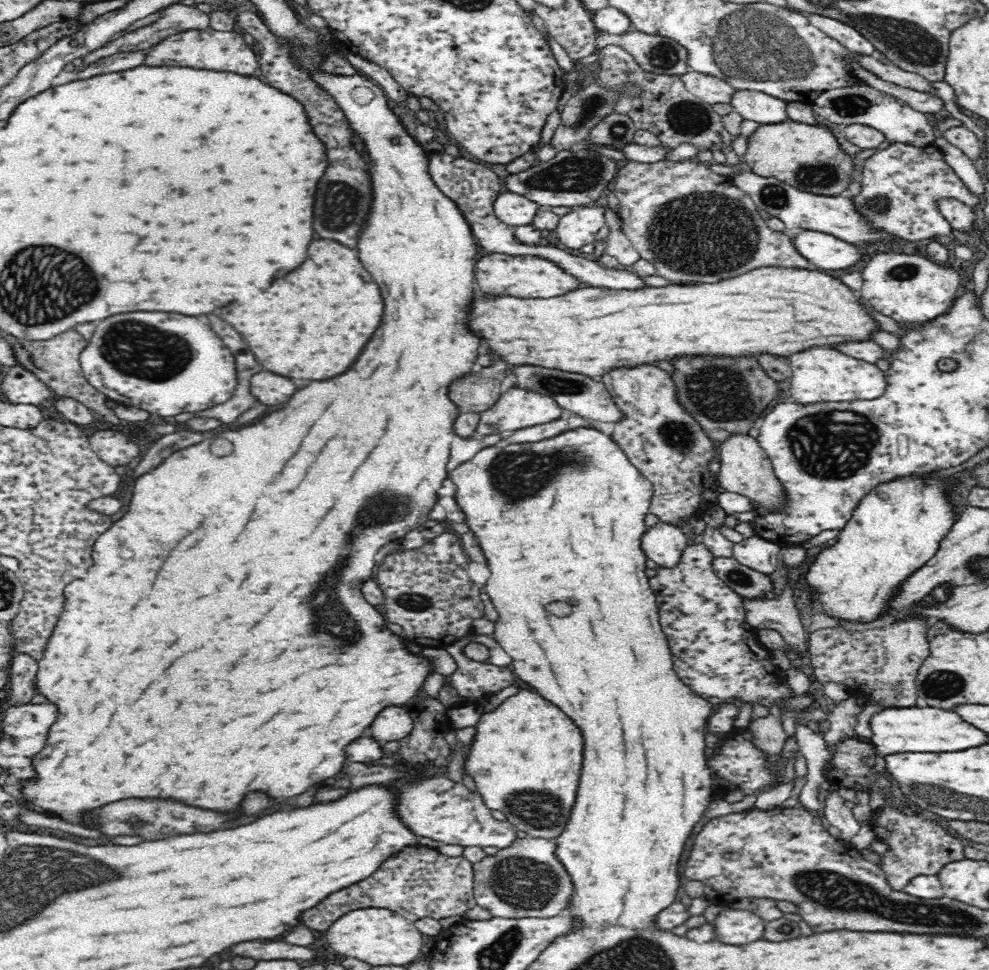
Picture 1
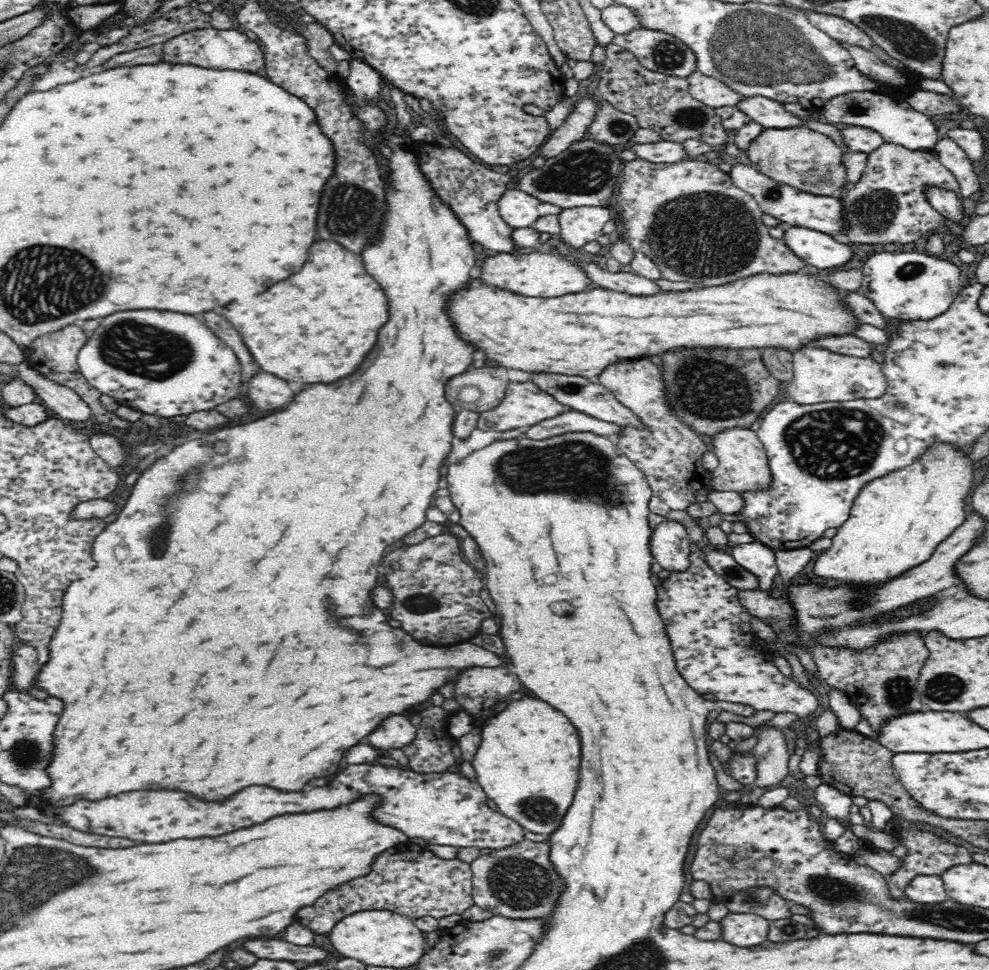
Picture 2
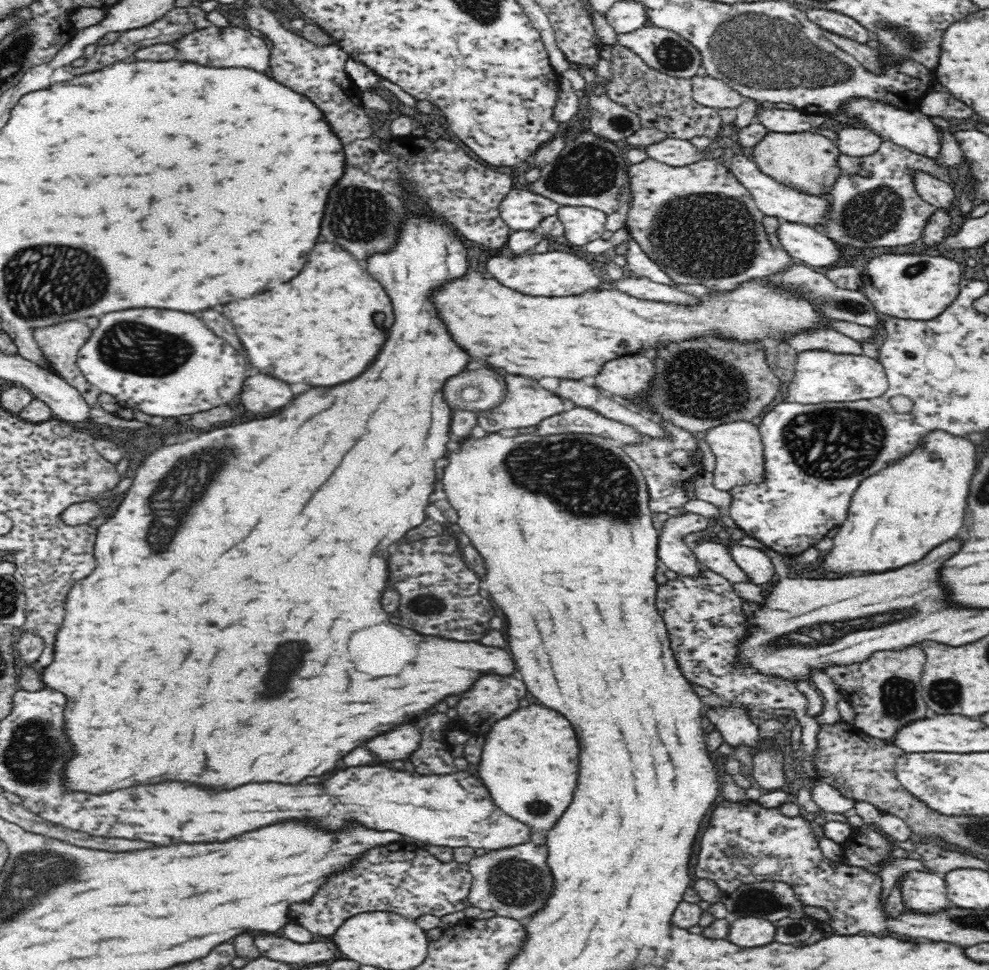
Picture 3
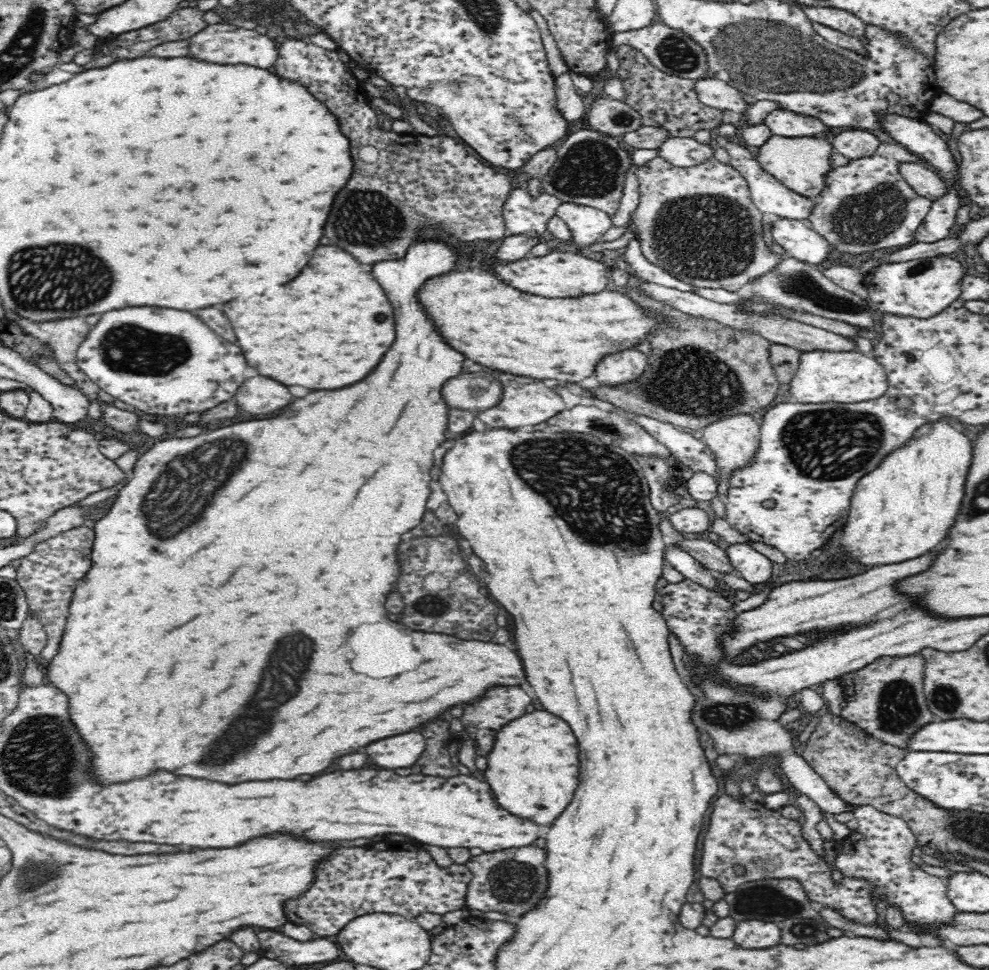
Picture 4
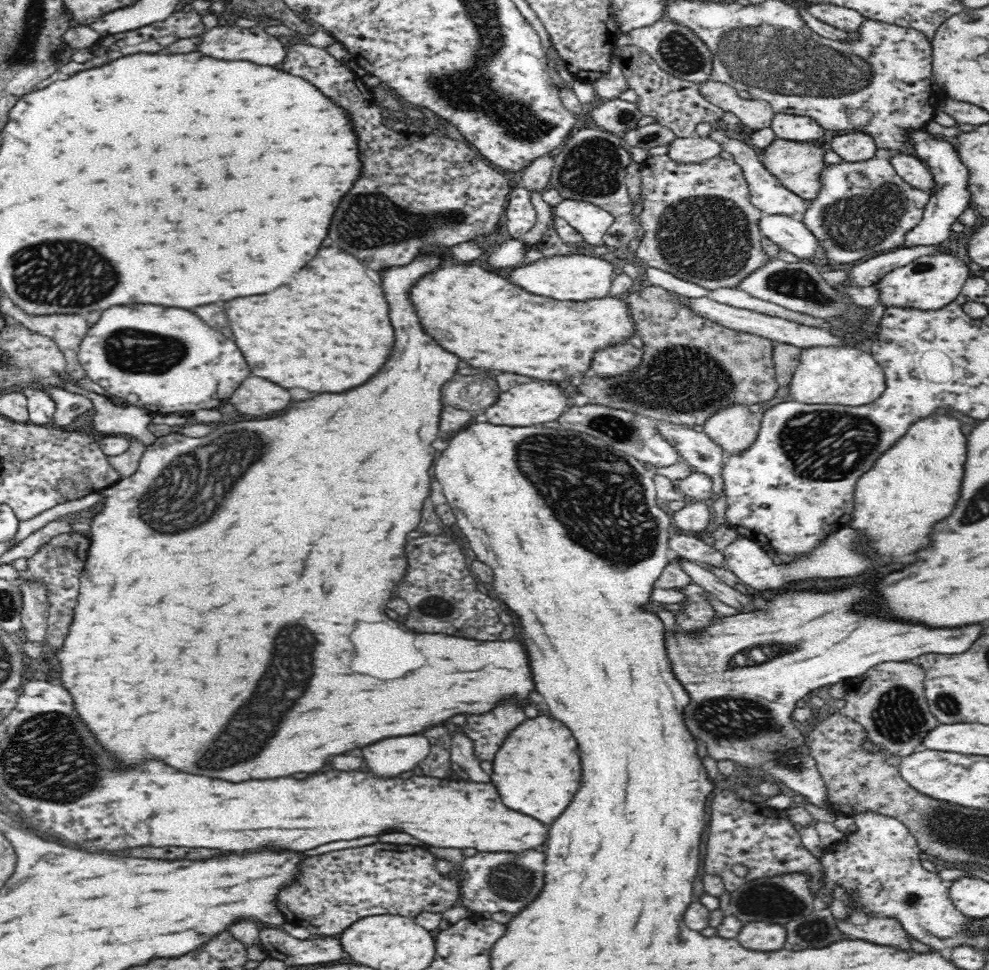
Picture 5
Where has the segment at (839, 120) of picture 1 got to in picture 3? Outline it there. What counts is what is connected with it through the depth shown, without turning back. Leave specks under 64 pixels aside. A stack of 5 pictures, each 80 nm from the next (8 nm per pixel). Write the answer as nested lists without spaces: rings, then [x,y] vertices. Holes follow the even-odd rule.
[[[853,99],[845,105],[846,112],[856,113],[858,119],[862,120],[865,128],[882,136],[883,140],[898,144],[898,146],[911,150],[916,154],[926,156],[932,160],[942,158],[942,140],[940,133],[932,119],[918,111],[902,111],[892,108],[887,104],[870,103],[866,99]]]

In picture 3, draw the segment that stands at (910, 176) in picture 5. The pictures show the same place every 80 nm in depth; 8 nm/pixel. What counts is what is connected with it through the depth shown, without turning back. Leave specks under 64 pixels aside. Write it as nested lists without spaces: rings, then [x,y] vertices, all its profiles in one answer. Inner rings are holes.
[[[914,169],[911,177],[916,192],[925,202],[935,208],[951,208],[955,200],[954,186],[928,171]]]

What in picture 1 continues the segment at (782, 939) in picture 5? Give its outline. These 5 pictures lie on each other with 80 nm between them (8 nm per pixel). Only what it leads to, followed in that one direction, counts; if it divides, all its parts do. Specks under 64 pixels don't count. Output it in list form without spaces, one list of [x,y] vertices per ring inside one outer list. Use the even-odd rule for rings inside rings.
[[[724,904],[722,910],[714,920],[714,928],[718,932],[718,940],[724,944],[736,944],[744,946],[756,940],[764,938],[764,919],[748,910],[734,910],[728,904]]]

